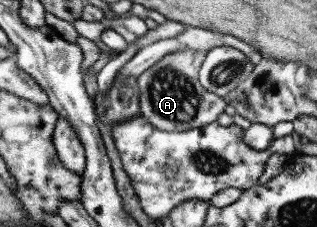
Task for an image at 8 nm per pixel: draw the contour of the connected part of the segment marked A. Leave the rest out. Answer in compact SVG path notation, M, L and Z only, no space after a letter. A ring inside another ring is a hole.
M184 47L184 50L164 56L160 62L138 76L140 116L162 131L186 131L217 122L225 111L226 100L207 91L198 82L200 67L206 63L208 55L204 51Z

